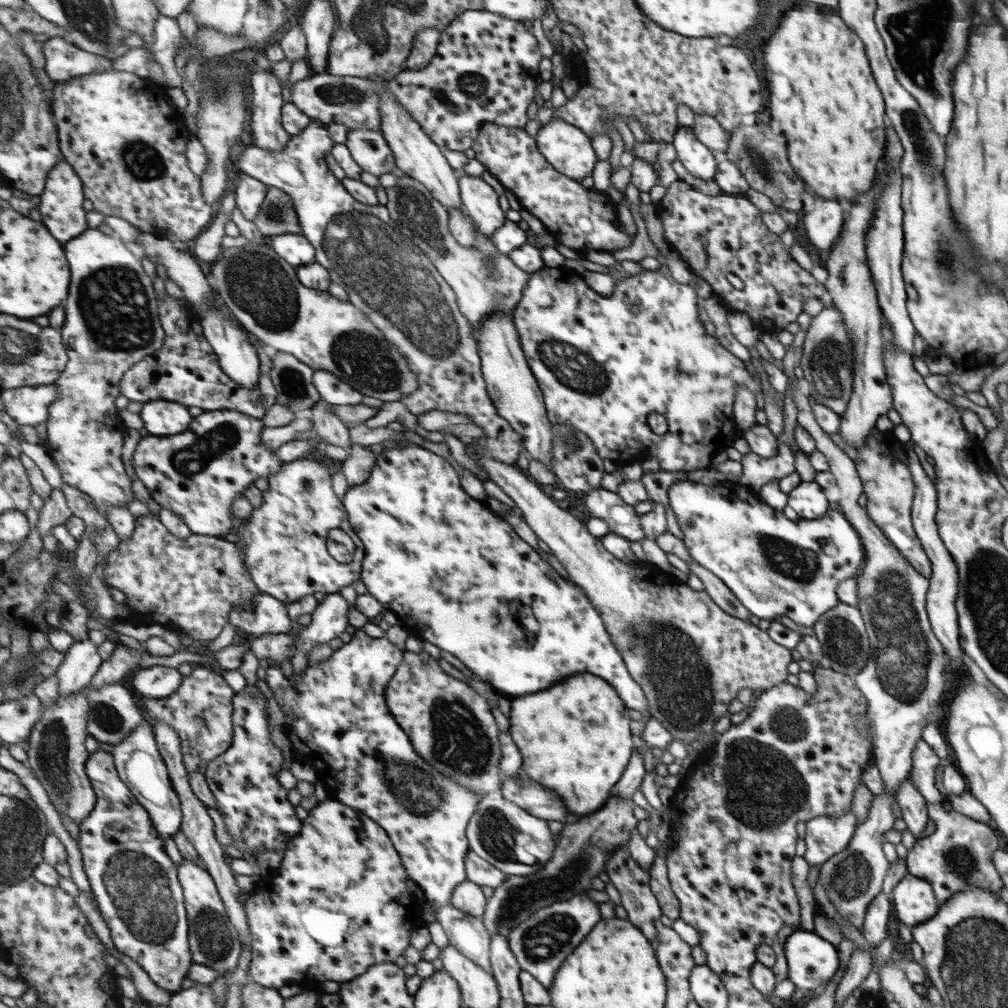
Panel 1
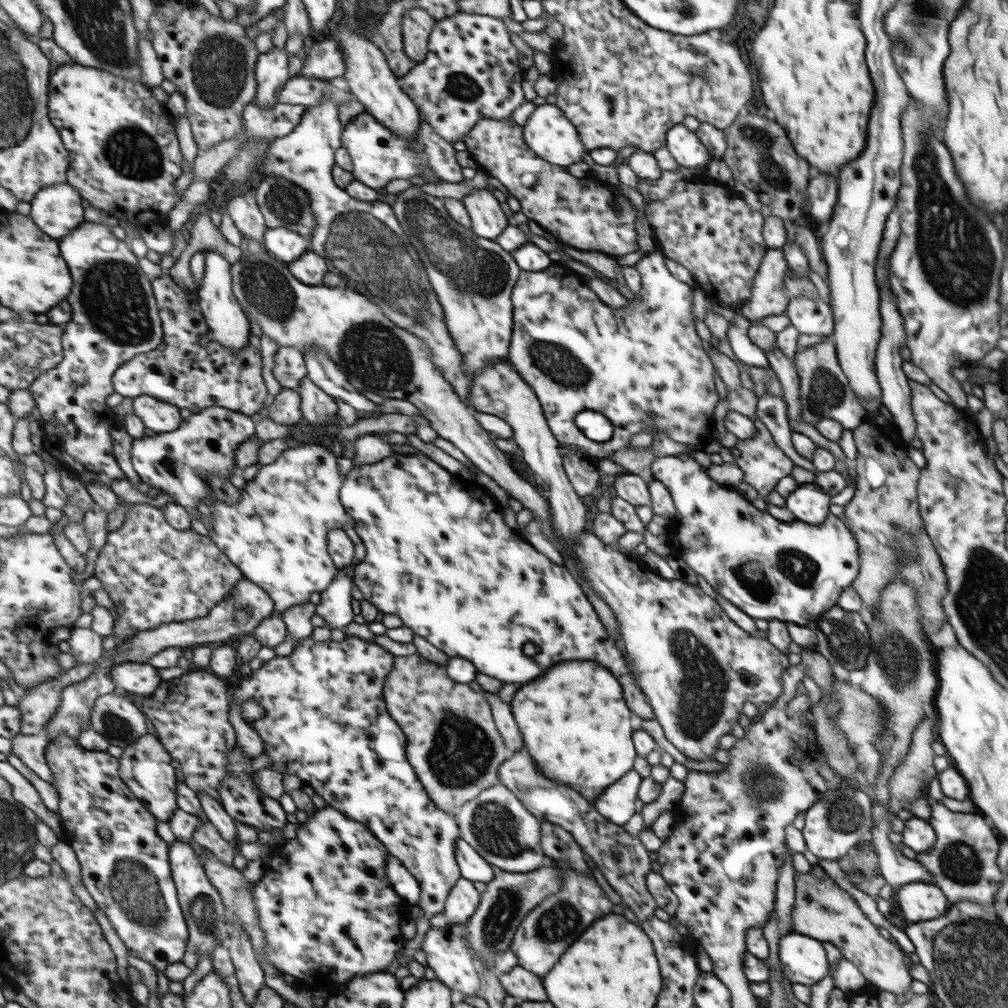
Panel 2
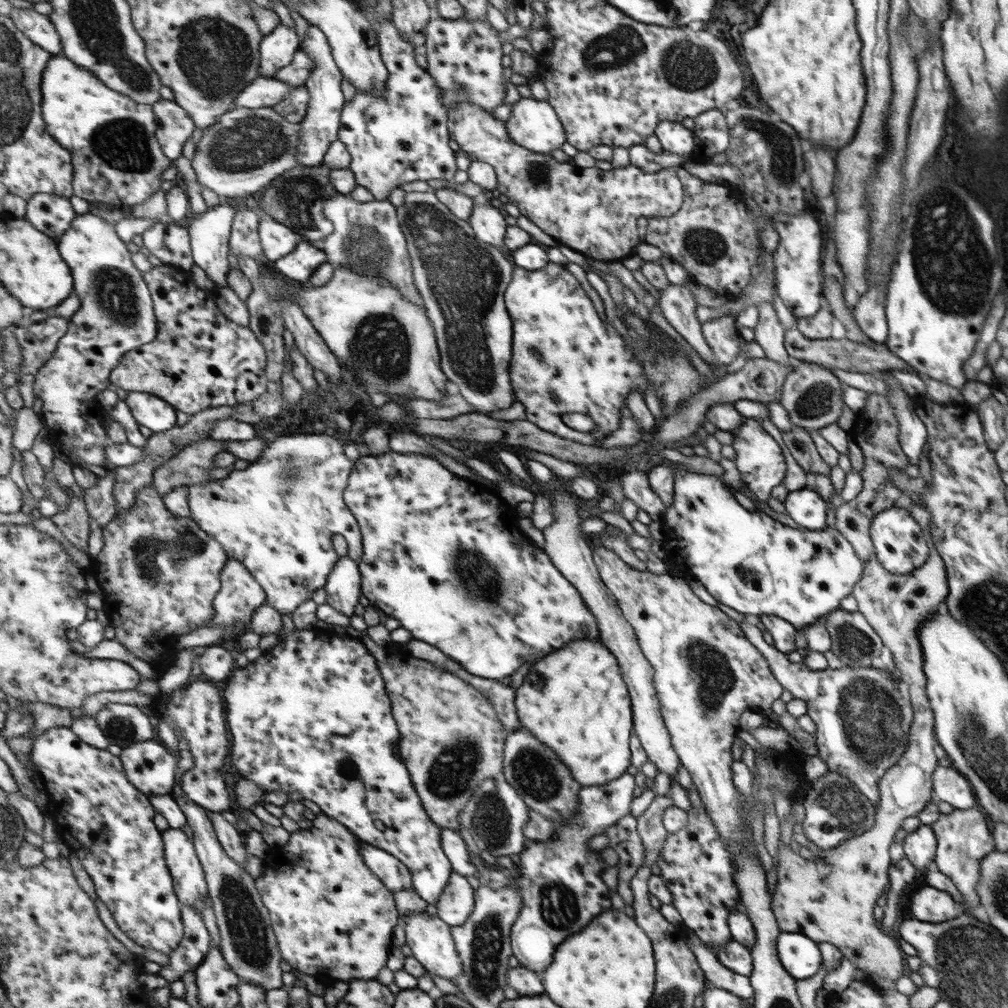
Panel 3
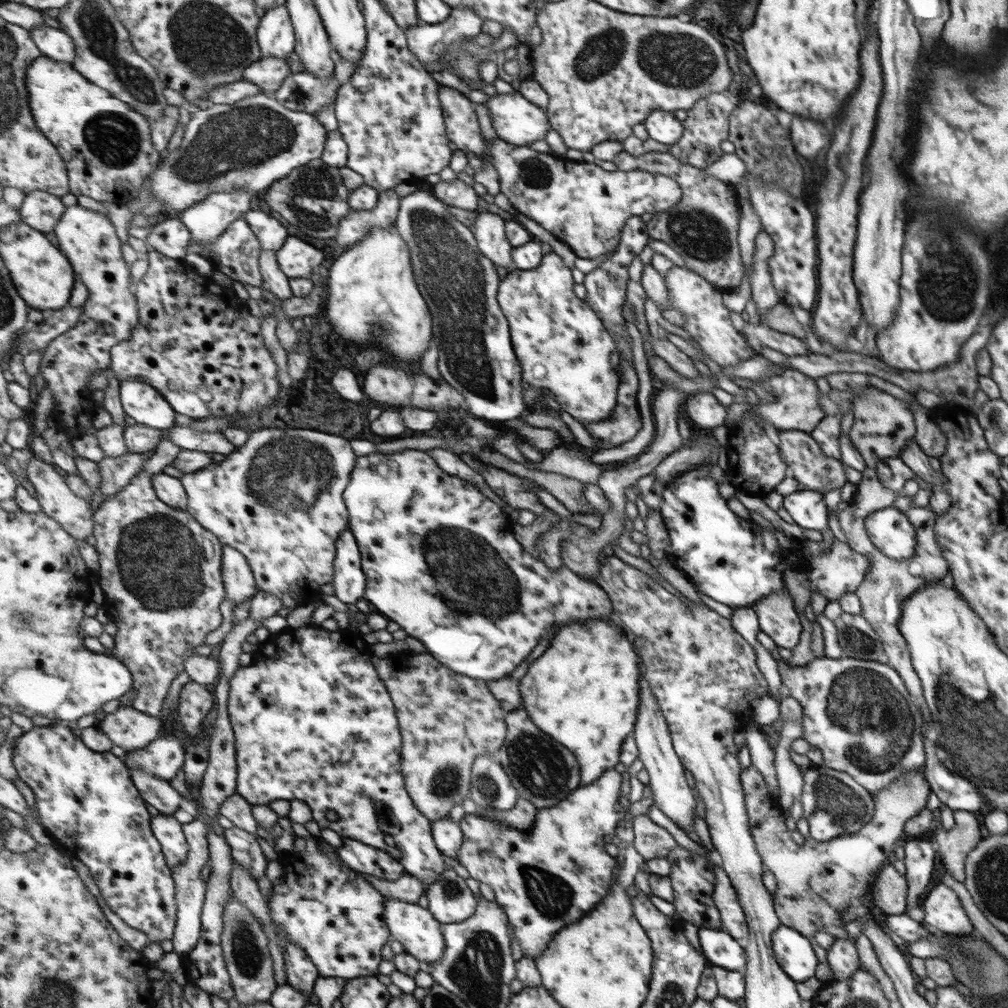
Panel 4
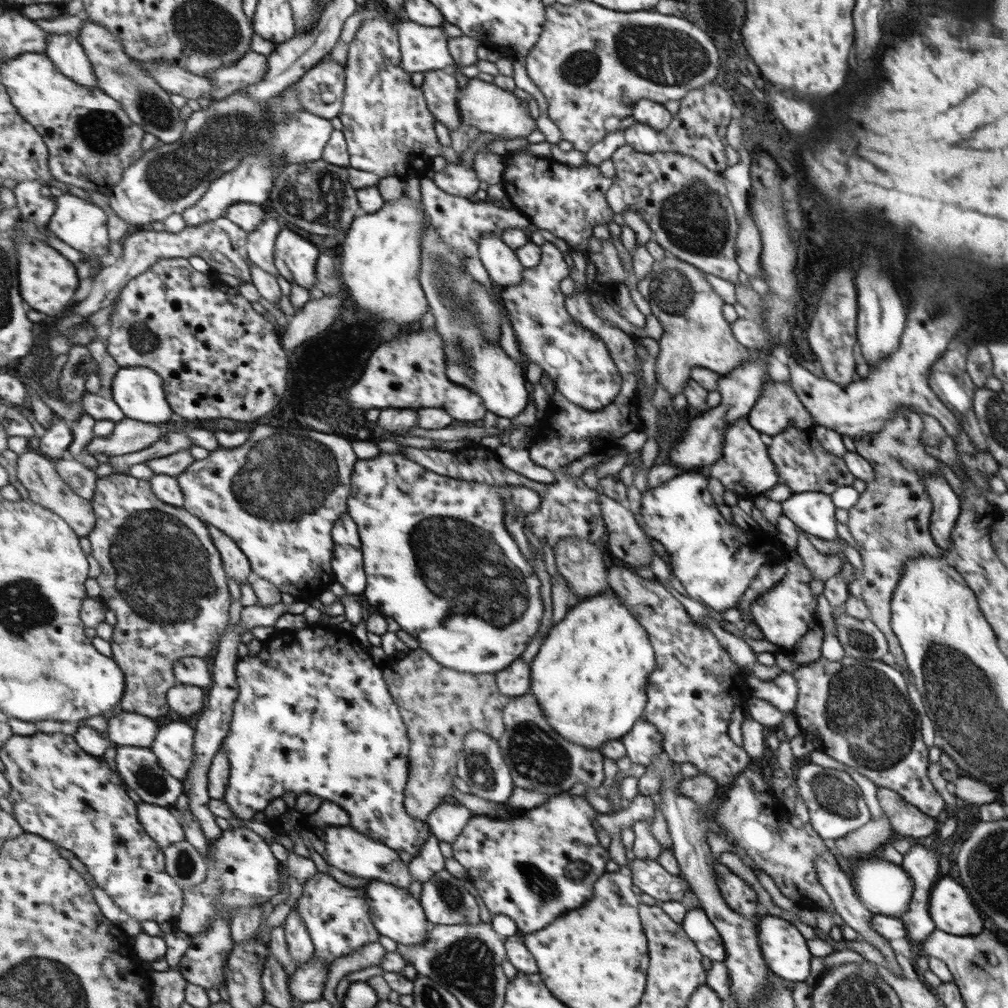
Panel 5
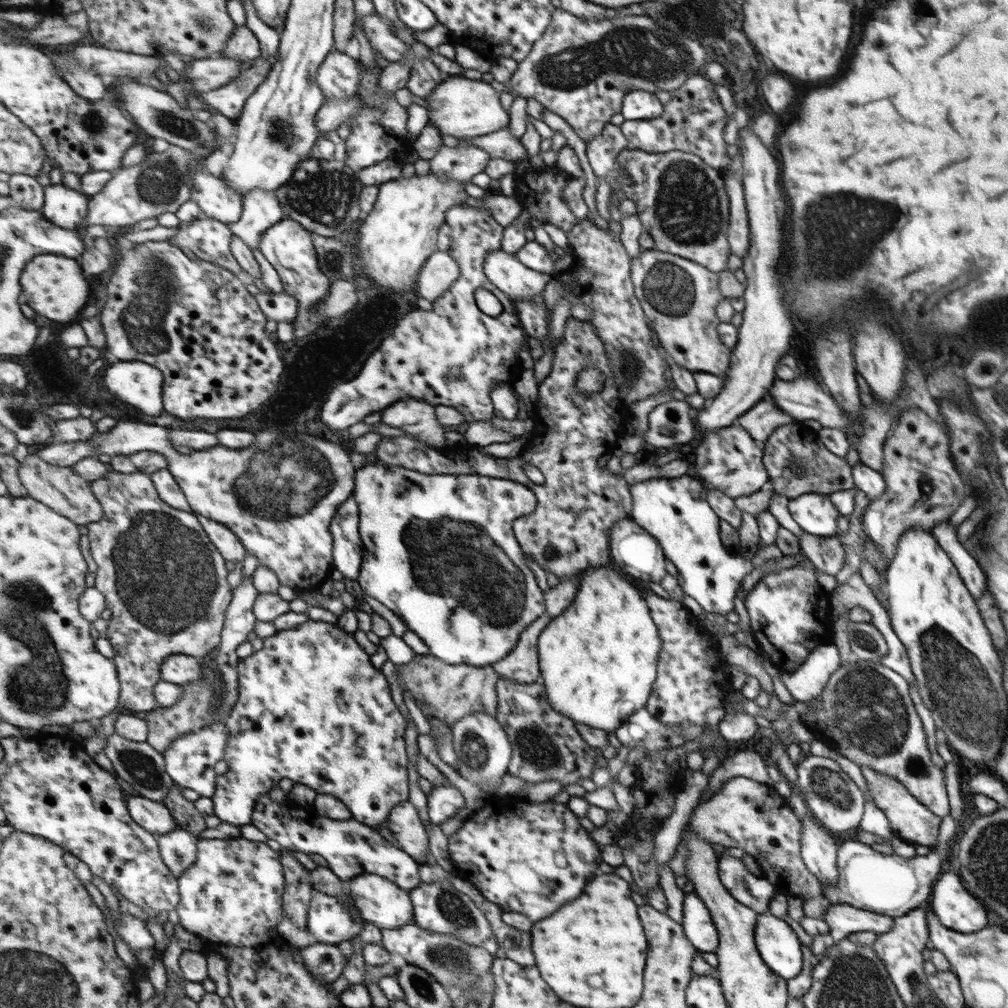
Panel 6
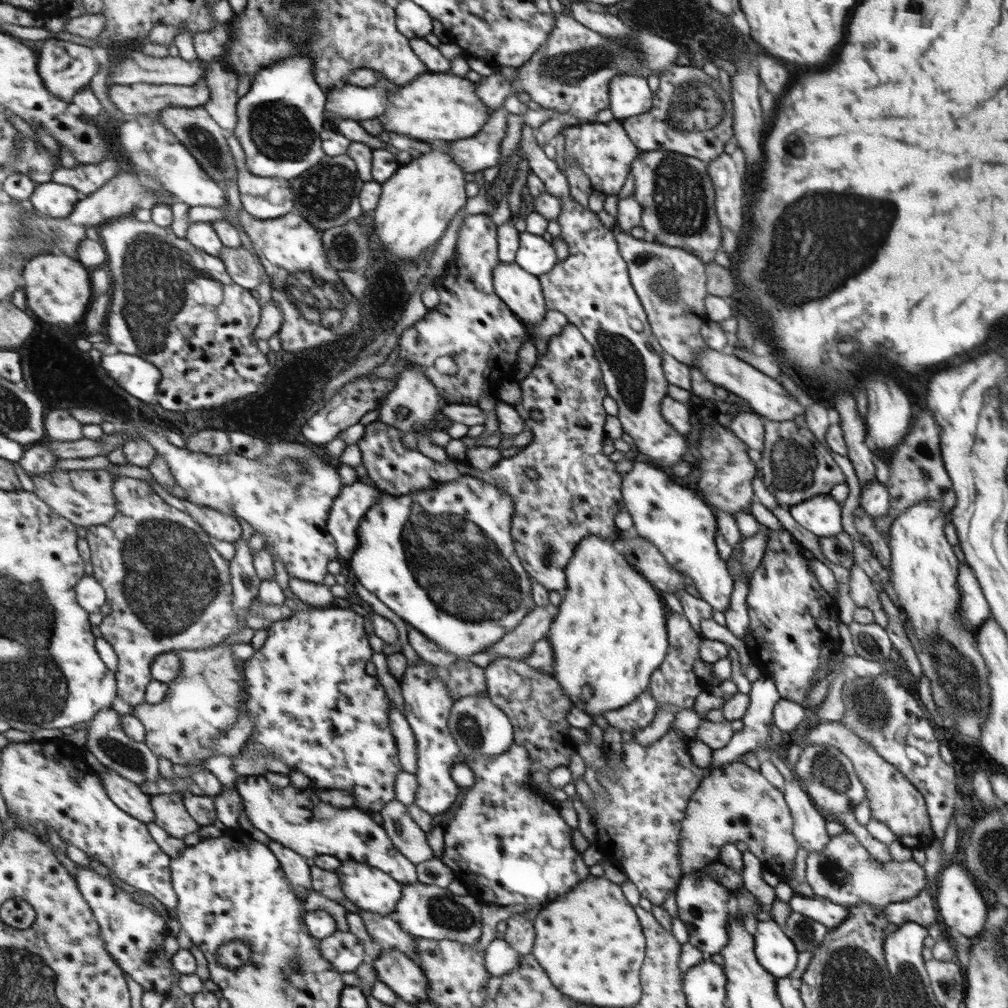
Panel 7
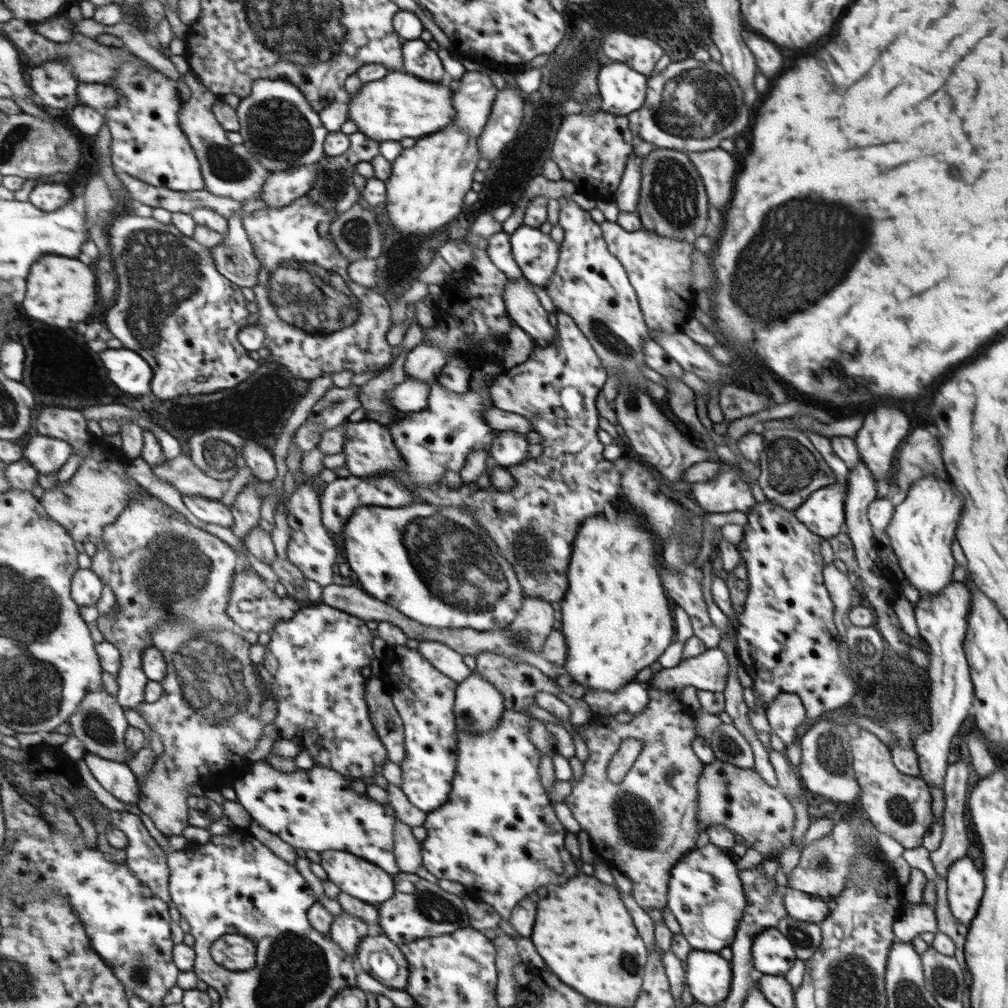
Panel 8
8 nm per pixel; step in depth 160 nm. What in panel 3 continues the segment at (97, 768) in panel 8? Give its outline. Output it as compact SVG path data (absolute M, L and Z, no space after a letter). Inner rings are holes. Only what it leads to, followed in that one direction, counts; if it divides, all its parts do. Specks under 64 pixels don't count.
M172 827L162 832L165 842L166 861L175 880L181 905L193 907L201 917L203 911L214 907L194 840L181 829Z

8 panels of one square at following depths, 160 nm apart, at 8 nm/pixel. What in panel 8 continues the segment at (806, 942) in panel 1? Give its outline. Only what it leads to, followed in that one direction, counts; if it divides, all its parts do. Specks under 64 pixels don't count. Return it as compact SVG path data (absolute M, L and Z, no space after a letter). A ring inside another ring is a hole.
M776 928L761 931L752 940L751 963L756 975L782 976L793 966L793 946Z

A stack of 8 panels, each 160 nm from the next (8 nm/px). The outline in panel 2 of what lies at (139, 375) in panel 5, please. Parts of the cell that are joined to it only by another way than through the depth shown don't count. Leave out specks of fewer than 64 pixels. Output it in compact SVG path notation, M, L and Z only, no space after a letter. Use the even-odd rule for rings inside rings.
M143 395L133 399L133 412L143 420L146 428L157 434L177 431L184 424L177 405L154 396Z

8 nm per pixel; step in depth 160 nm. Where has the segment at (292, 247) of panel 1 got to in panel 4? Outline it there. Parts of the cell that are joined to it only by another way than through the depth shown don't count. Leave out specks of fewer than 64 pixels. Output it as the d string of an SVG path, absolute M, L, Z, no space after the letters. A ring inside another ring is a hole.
M250 209L245 218L265 250L281 250L290 237L289 230L277 220L277 217L273 218L259 209Z

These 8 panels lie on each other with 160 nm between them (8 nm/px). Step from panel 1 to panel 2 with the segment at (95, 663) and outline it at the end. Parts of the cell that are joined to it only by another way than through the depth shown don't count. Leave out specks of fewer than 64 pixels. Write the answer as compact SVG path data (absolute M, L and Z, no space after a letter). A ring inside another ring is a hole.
M92 627L71 629L71 635L68 638L70 653L77 659L79 665L93 664L100 660L106 651L103 649L103 637L95 632Z

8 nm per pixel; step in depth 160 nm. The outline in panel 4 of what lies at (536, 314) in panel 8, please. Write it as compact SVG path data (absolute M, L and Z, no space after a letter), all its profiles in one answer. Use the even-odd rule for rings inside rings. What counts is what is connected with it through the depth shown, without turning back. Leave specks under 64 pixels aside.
M479 209L474 232L479 248L498 266L504 274L513 270L512 252L515 250L506 232L507 221L499 214Z

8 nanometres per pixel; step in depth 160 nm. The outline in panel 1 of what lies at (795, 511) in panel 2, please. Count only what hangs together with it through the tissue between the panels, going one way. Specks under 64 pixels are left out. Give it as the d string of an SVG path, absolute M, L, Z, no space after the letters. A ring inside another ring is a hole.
M801 481L787 494L787 506L790 506L801 519L816 519L827 512L825 496L814 481Z

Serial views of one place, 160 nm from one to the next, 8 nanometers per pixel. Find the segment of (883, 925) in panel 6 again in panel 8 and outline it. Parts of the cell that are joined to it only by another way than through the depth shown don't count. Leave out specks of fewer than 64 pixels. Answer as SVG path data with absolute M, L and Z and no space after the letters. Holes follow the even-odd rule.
M789 886L784 888L783 893L785 912L797 920L819 923L828 915L824 898L806 894Z

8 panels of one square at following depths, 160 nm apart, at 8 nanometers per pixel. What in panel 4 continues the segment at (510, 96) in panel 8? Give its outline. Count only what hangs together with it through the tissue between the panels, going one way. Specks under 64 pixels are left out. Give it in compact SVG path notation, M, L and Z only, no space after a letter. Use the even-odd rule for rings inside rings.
M441 180L433 186L434 194L446 204L452 204L463 210L479 210L482 202L477 190L467 186L463 180L445 182Z

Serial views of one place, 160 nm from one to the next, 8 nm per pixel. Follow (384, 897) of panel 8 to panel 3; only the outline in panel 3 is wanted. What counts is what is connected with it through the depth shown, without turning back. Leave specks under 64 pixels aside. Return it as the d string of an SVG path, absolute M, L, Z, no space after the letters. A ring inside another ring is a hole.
M409 913L402 916L403 927L407 936L407 946L412 950L412 956L421 961L430 975L437 975L453 981L464 973L460 952L456 948L452 926L438 916L425 913Z

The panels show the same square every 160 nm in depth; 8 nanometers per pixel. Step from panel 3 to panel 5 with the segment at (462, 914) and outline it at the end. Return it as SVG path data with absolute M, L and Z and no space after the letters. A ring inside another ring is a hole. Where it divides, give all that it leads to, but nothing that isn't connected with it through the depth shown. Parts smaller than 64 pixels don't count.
M442 870L422 885L420 904L432 925L473 924L481 920L475 896L451 872Z

